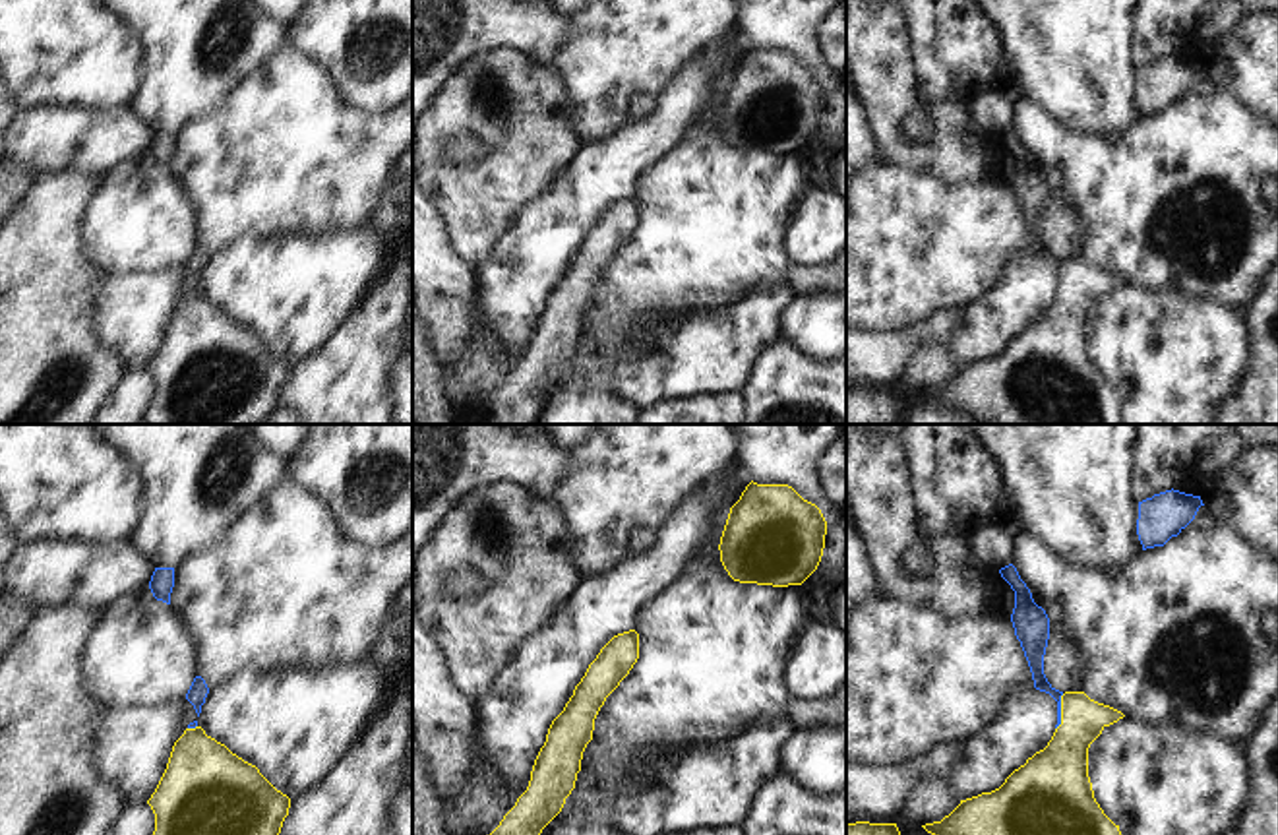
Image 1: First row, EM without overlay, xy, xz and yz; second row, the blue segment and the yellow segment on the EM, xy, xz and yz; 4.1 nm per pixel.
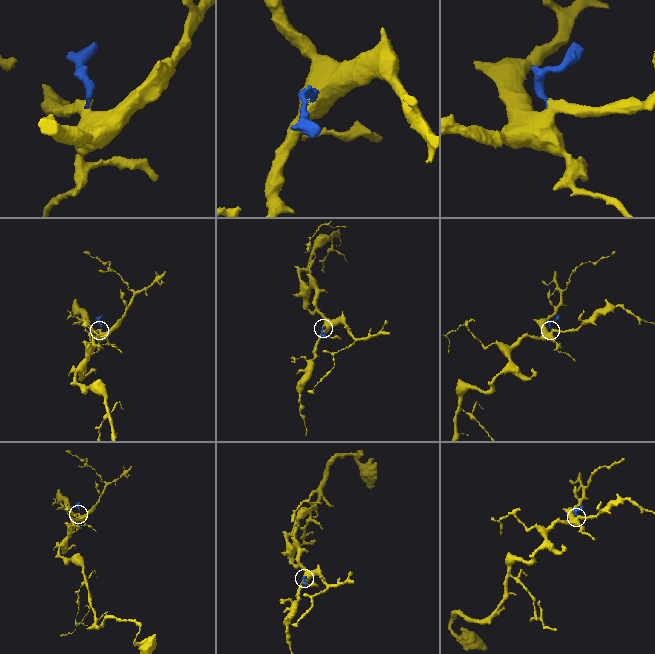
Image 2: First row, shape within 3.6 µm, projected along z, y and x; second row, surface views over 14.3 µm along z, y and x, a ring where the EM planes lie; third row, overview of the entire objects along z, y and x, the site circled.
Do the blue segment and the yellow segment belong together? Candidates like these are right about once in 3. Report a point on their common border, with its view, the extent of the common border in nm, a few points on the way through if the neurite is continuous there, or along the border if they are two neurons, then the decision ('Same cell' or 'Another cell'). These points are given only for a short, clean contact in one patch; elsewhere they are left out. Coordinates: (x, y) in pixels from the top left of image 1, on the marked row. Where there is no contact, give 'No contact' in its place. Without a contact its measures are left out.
Touches blue at yz (1060, 711). Shared border 160 nm. Path across: yz (1034, 657), (1060, 711), (1060, 772). Same cell

